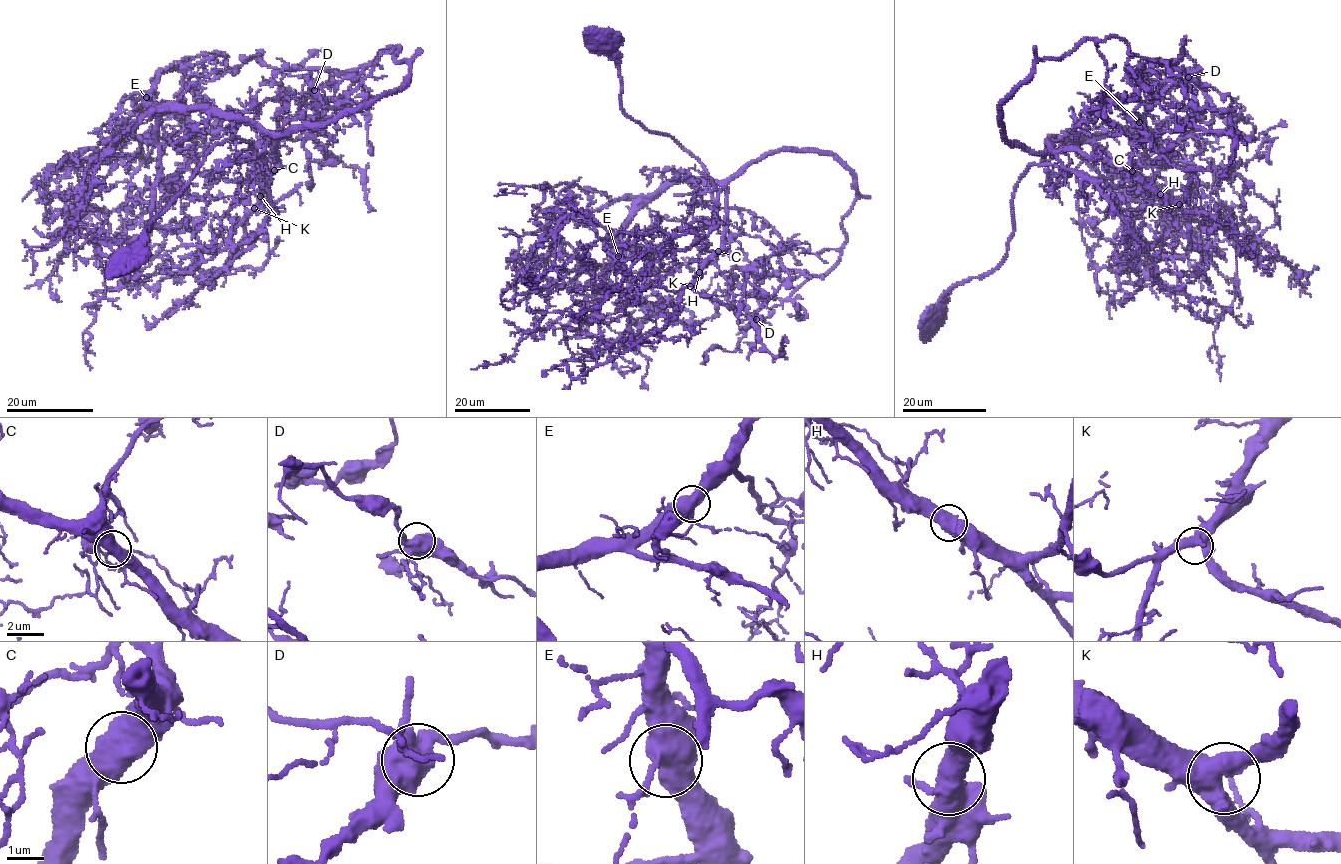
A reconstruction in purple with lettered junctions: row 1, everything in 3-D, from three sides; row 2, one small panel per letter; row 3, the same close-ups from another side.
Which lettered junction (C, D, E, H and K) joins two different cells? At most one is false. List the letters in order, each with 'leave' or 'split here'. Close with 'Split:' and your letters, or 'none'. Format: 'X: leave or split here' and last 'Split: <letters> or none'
C: leave
D: leave
E: leave
H: leave
K: leave
Split: none

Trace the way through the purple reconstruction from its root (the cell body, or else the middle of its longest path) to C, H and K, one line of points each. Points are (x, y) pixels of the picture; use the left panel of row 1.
C: (122, 261), (139, 246), (152, 221), (217, 144), (237, 137), (257, 156), (270, 134), (278, 158), (274, 170)
H: (122, 261), (206, 152), (233, 136), (257, 156), (272, 137), (278, 162), (260, 196)
K: (122, 261), (207, 151), (233, 136), (259, 156), (270, 134), (278, 162), (254, 208)

